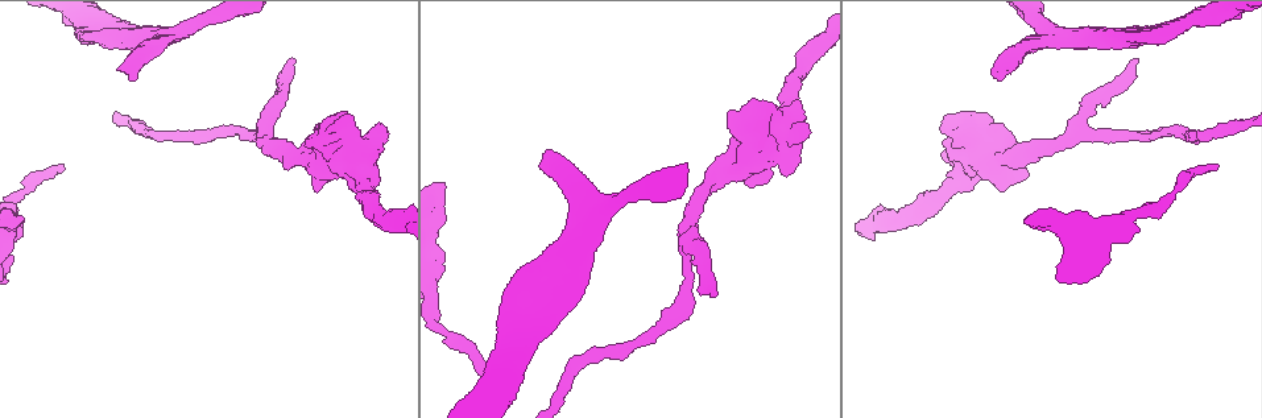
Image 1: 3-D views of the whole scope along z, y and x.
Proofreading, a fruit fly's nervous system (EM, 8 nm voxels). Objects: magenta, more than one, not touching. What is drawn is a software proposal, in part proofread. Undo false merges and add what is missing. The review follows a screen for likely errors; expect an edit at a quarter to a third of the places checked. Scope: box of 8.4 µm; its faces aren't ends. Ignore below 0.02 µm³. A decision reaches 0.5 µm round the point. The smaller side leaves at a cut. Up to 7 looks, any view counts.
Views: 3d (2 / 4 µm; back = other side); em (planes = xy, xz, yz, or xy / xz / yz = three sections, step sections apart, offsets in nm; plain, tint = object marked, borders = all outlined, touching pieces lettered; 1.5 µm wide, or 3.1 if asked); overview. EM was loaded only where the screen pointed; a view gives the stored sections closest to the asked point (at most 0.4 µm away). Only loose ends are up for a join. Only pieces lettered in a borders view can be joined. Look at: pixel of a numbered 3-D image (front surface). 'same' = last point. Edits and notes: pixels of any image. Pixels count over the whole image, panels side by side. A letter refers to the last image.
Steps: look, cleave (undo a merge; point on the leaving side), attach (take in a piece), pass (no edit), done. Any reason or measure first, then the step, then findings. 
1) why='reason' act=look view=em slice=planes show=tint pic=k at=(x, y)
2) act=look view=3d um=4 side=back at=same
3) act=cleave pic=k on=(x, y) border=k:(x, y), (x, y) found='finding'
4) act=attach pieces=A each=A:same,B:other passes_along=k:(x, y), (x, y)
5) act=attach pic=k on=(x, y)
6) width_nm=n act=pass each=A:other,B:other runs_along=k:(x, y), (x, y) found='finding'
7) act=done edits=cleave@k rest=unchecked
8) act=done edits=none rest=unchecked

why='free end' act=look view=3d um=4 pic=1 at=(554, 325)

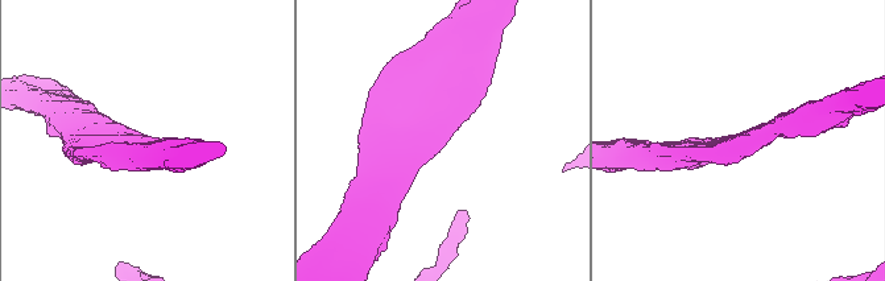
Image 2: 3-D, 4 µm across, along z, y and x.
why='now the EM' act=look view=em slice=xz step=4 show=borders pic=2 at=(154, 138)

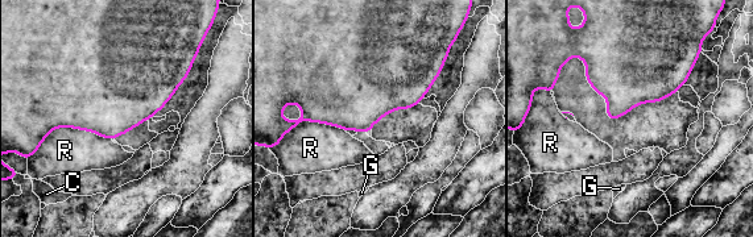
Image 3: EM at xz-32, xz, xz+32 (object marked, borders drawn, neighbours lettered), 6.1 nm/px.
act=pass each=C:other,G:other,R:other border=3:(111, 140), (54, 128), (40, 146) found='none of them fits'

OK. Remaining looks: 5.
why='an open end' act=look view=em slice=yz step=8 show=borders pic=1 at=(1216, 167)

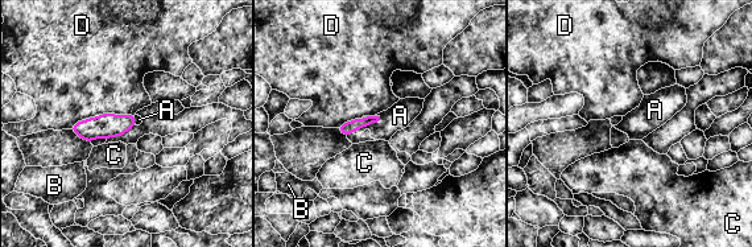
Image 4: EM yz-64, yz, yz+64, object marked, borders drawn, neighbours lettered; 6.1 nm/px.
act=look view=em slice=planes show=borders at=same

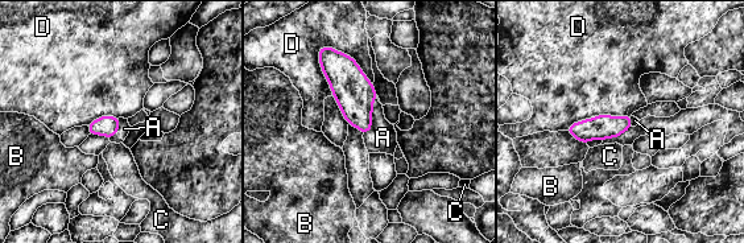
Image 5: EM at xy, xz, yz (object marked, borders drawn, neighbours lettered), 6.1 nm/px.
width_nm=130 act=attach pieces=A each=A:same,B:other,C:other,D:other found='it goes on there'

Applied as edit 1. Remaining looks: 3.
why='an open end' act=look view=3d um=2 pic=1 at=(126, 68)

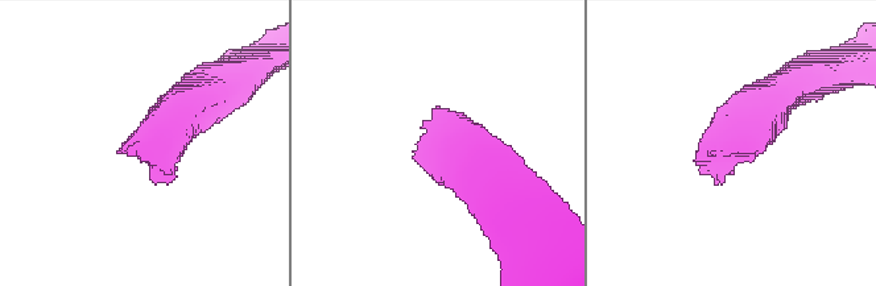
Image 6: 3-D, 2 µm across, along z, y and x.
act=look view=em slice=planes show=borders pic=6 at=(433, 110)

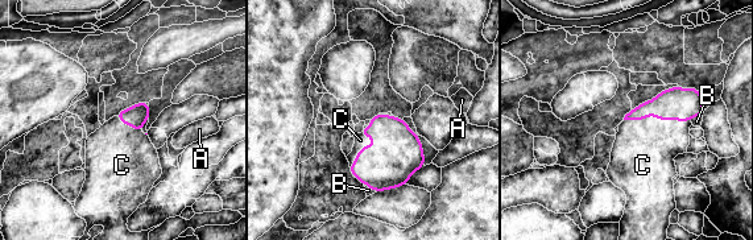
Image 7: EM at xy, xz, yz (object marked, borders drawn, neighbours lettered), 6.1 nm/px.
act=attach pieces=C each=A:other,B:other,C:same passes_along=7:(677, 103), (657, 119), (642, 156) found='it goes on there'

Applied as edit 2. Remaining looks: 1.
act=done edits=attach@5,attach@7 rest=unchecked

